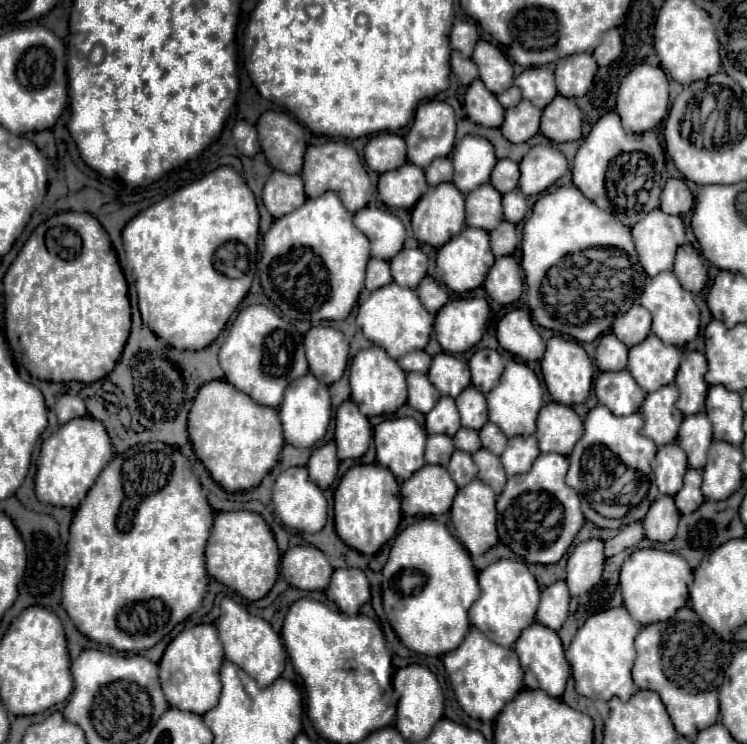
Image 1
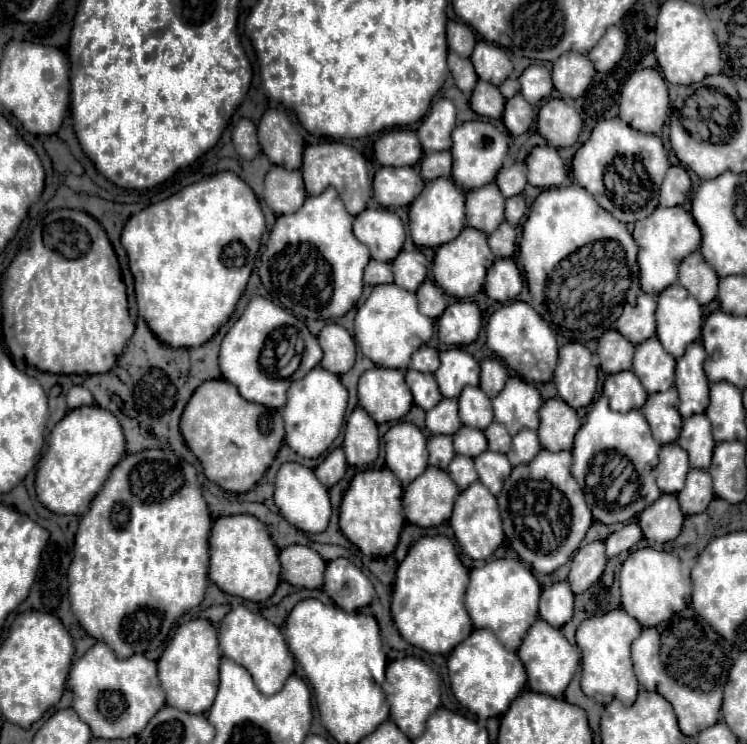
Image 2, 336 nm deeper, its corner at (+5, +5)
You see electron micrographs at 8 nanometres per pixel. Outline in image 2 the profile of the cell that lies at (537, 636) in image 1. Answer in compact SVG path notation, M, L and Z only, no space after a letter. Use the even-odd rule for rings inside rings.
M537 619L537 623L533 623L533 627L527 631L517 655L521 663L525 663L525 671L529 675L527 679L529 687L537 693L545 693L553 697L563 697L565 687L573 679L577 665L579 665L579 649L571 645L559 629L551 627L543 619Z

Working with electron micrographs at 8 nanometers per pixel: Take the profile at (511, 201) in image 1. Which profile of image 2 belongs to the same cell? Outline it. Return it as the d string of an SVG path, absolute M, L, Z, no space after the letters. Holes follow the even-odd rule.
M515 195L513 199L507 199L507 205L505 205L505 219L507 219L509 223L517 225L517 223L523 219L525 209L527 209L527 205L525 205L523 195Z

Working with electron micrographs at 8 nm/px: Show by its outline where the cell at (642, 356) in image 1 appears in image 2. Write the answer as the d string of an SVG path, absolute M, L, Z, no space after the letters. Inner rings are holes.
M653 337L635 347L633 373L641 379L647 393L667 391L675 381L675 359Z

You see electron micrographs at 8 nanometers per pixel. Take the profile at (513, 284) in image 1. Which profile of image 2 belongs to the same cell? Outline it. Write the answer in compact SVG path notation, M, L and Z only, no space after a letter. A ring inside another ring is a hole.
M495 259L493 267L489 267L489 275L485 281L485 293L493 301L511 301L523 289L523 279L513 263L513 259Z

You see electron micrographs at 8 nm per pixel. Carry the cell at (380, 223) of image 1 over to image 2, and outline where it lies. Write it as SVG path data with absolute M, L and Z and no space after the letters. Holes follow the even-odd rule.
M365 209L353 221L355 237L369 247L377 261L393 261L403 249L405 227L401 219L387 209Z

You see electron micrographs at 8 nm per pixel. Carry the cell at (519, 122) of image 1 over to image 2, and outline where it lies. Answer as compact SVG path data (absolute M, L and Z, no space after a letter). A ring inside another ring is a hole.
M521 93L511 97L505 105L503 123L511 135L523 135L533 123L533 107L523 99Z

